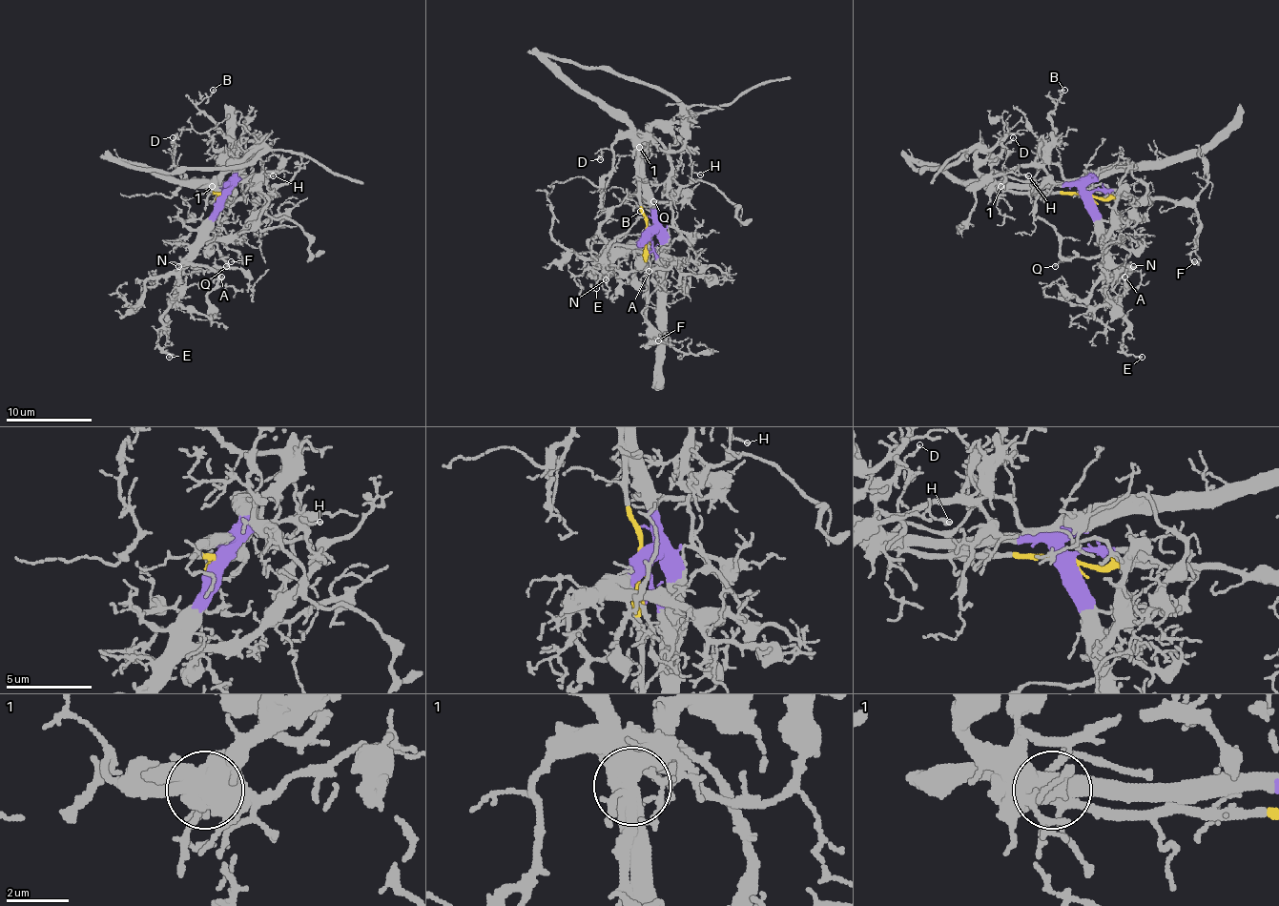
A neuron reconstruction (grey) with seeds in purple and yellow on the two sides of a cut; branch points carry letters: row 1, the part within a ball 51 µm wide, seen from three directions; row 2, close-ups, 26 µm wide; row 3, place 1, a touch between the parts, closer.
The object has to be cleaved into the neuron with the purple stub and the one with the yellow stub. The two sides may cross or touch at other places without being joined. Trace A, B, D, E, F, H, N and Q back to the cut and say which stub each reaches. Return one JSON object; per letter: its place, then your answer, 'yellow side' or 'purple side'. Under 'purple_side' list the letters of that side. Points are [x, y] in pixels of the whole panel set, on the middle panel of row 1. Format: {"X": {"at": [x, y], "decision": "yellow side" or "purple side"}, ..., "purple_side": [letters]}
{"A": {"at": [649, 271], "decision": "purple side"}, "B": {"at": [640, 211], "decision": "yellow side"}, "D": {"at": [600, 159], "decision": "yellow side"}, "E": {"at": [596, 288], "decision": "purple side"}, "F": {"at": [658, 340], "decision": "yellow side"}, "H": {"at": [700, 175], "decision": "yellow side"}, "N": {"at": [606, 279], "decision": "purple side"}, "Q": {"at": [653, 201], "decision": "purple side"}, "purple_side": ["A", "E", "N", "Q"]}

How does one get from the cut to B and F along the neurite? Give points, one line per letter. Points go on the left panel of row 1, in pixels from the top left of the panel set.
B: (219, 195), (211, 193), (211, 186), (226, 171), (243, 167), (254, 145), (230, 141), (198, 104), (213, 90)
F: (219, 195), (221, 203), (228, 210), (219, 237), (241, 257), (238, 261), (230, 261)

